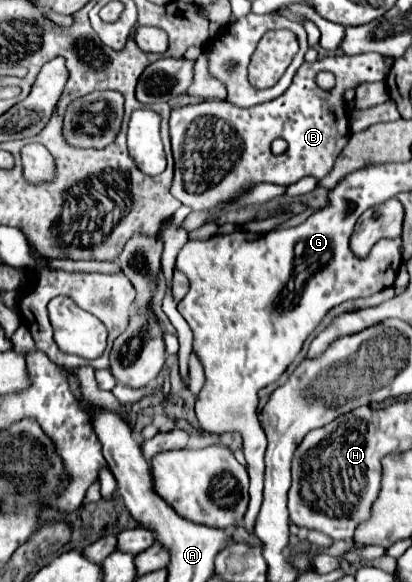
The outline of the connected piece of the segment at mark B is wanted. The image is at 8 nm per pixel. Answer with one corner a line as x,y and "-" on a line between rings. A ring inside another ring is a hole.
364,53
364,55
342,55
342,57
324,57
316,59
312,63
304,63
300,71
296,71
292,85
284,95
280,95
274,101
260,103
256,107
236,107
228,101
202,101
196,105
184,105
176,107
170,113
170,139
172,139
172,153
174,153
174,183
172,183
172,195
192,211
204,211
220,201
226,201
240,193
244,187
260,181
276,183
276,185
290,185
300,181
302,177
326,177
340,151
350,139
348,129
348,117
344,111
342,93
346,89
358,87
360,83
372,81
372,73
382,73
382,77
388,75
388,67
384,65
382,57
376,53
-
320,71
330,71
336,75
336,85
330,91
324,91
316,85
316,75
-
274,139
284,139
288,143
288,149
282,155
274,155
270,151
270,145

